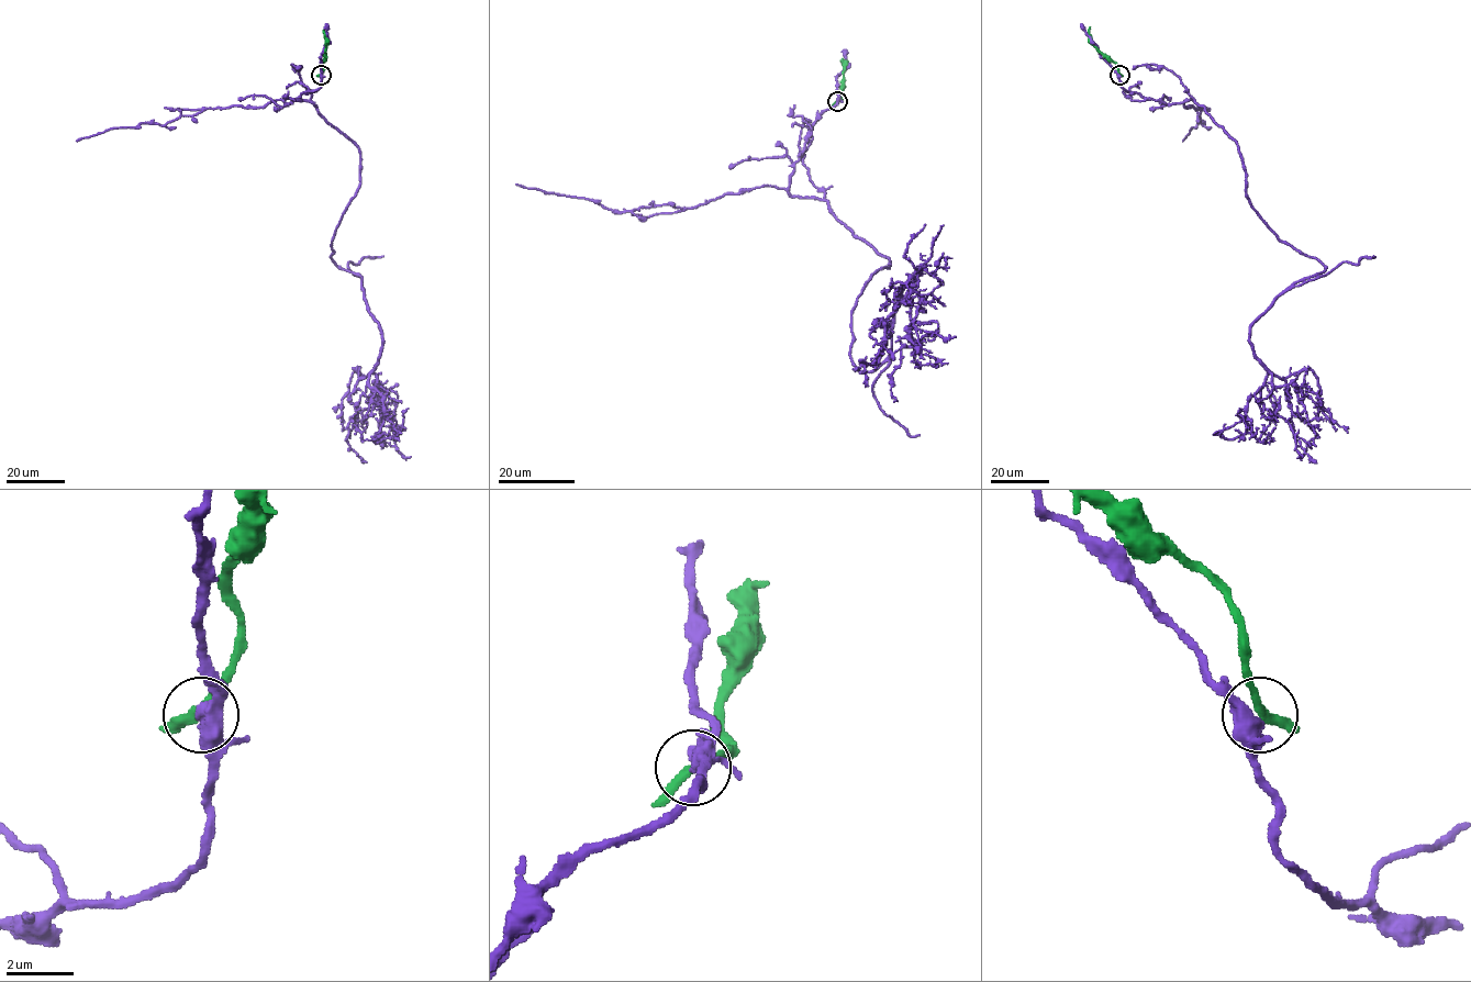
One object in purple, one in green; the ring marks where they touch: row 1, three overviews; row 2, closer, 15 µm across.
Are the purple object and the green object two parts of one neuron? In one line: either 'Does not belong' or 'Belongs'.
Does not belong

